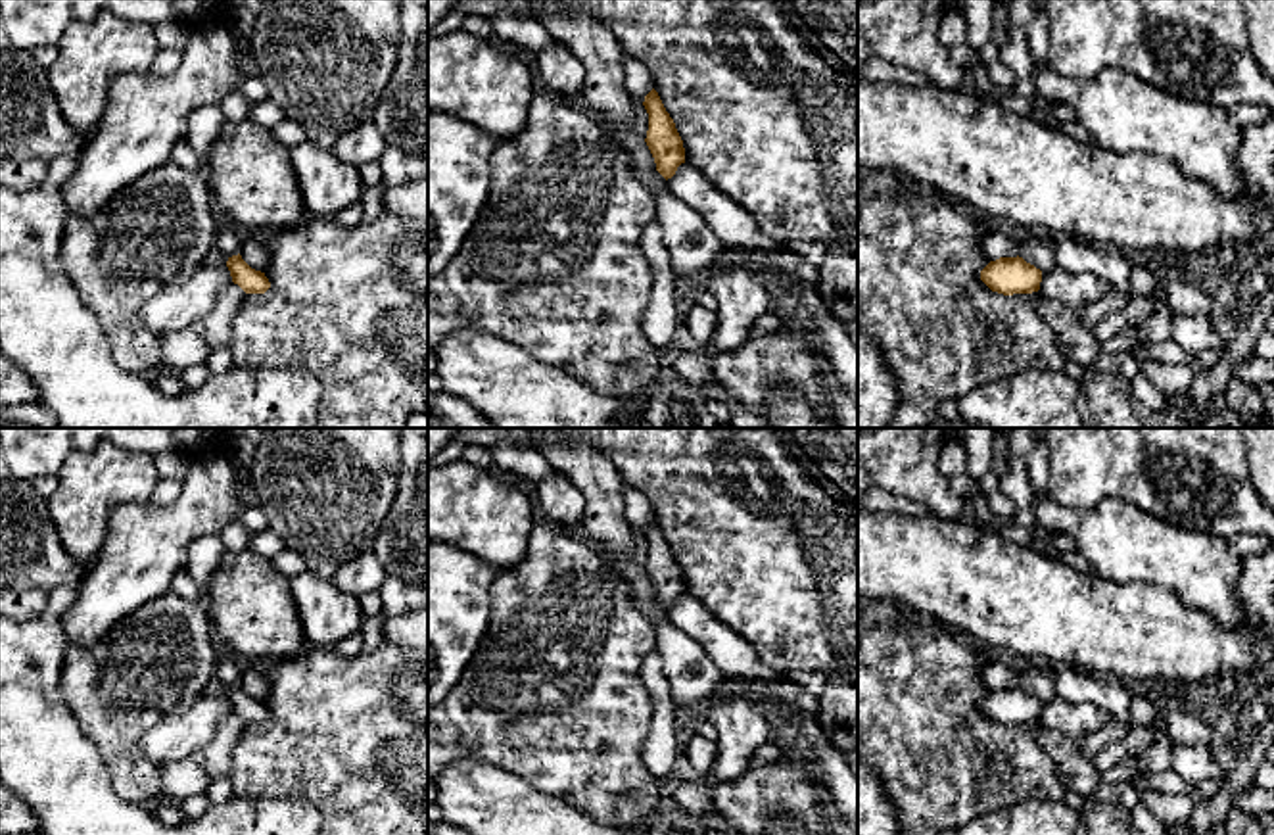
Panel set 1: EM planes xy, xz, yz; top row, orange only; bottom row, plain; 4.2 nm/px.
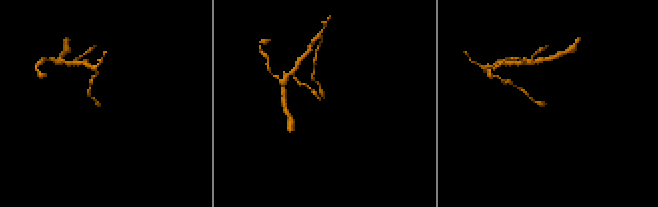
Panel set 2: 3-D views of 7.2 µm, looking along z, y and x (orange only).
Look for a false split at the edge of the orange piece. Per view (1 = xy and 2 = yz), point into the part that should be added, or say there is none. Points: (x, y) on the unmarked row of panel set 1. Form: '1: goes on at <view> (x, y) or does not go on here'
1: does not go on here
2: does not go on here

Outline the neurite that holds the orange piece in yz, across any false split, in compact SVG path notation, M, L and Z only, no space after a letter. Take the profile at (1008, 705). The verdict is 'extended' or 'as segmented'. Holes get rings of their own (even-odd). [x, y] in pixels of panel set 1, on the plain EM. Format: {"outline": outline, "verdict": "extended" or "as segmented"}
{"outline": "M1000 687L980 701L980 710L998 724L1032 724L1040 720L1042 701L1023 687Z", "verdict": "as segmented"}

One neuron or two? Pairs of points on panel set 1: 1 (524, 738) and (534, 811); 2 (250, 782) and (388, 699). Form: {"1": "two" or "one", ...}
{"1": "two", "2": "one"}

